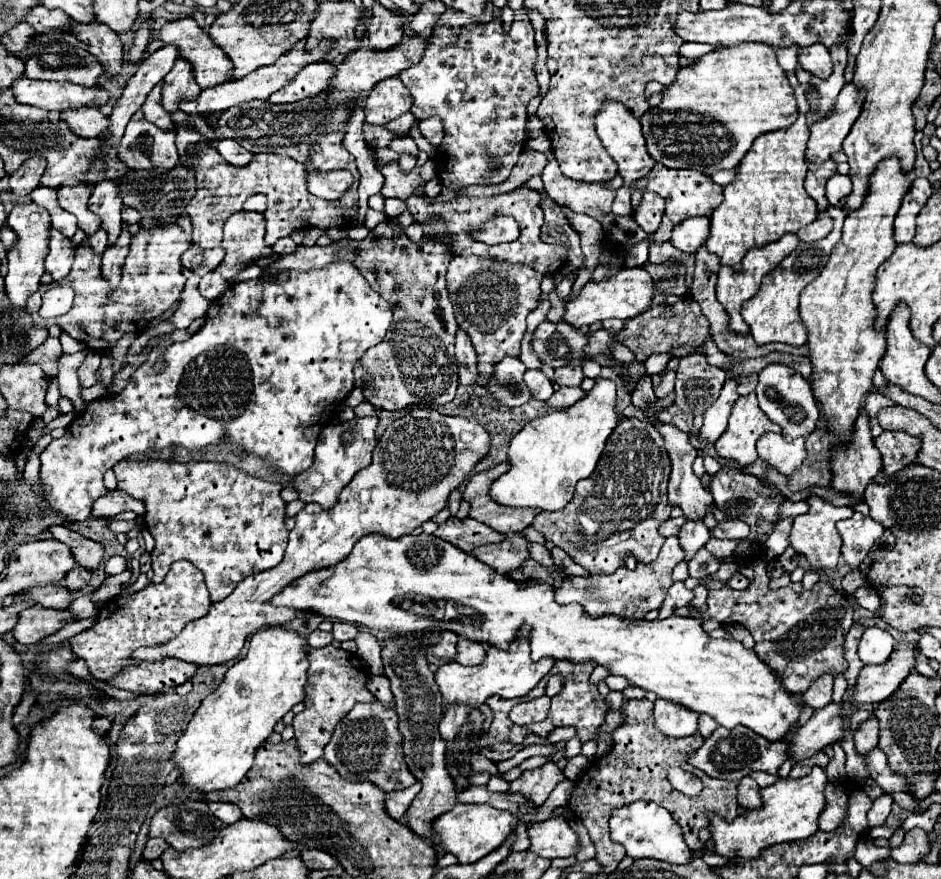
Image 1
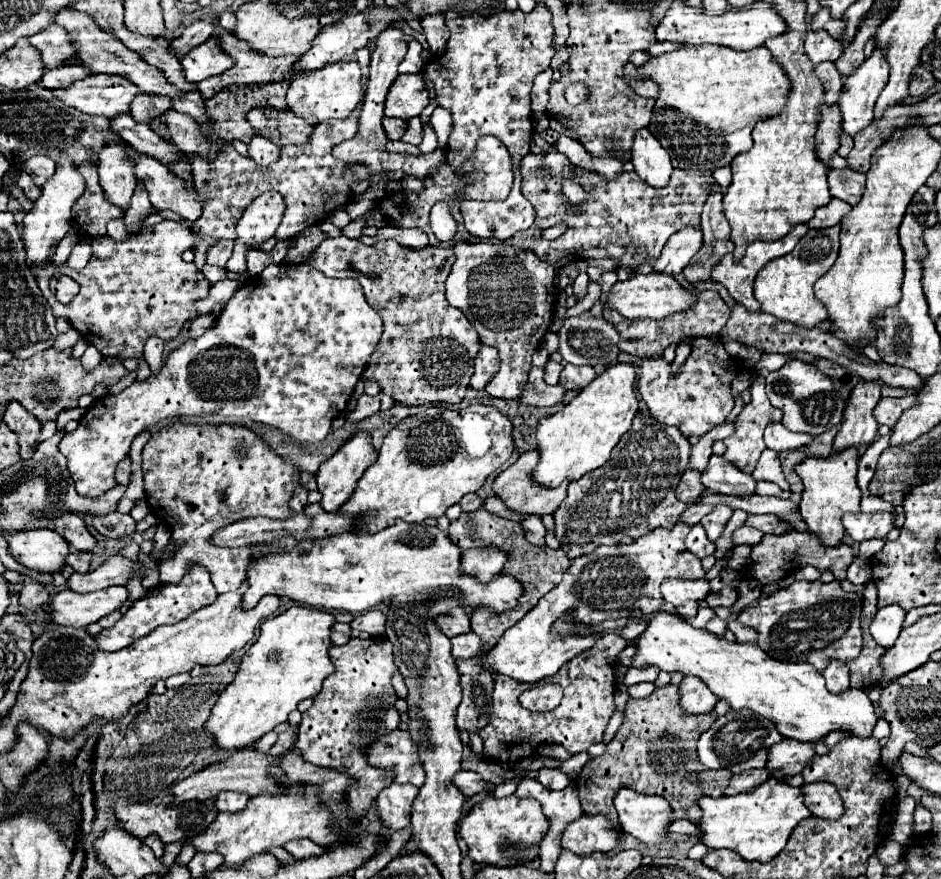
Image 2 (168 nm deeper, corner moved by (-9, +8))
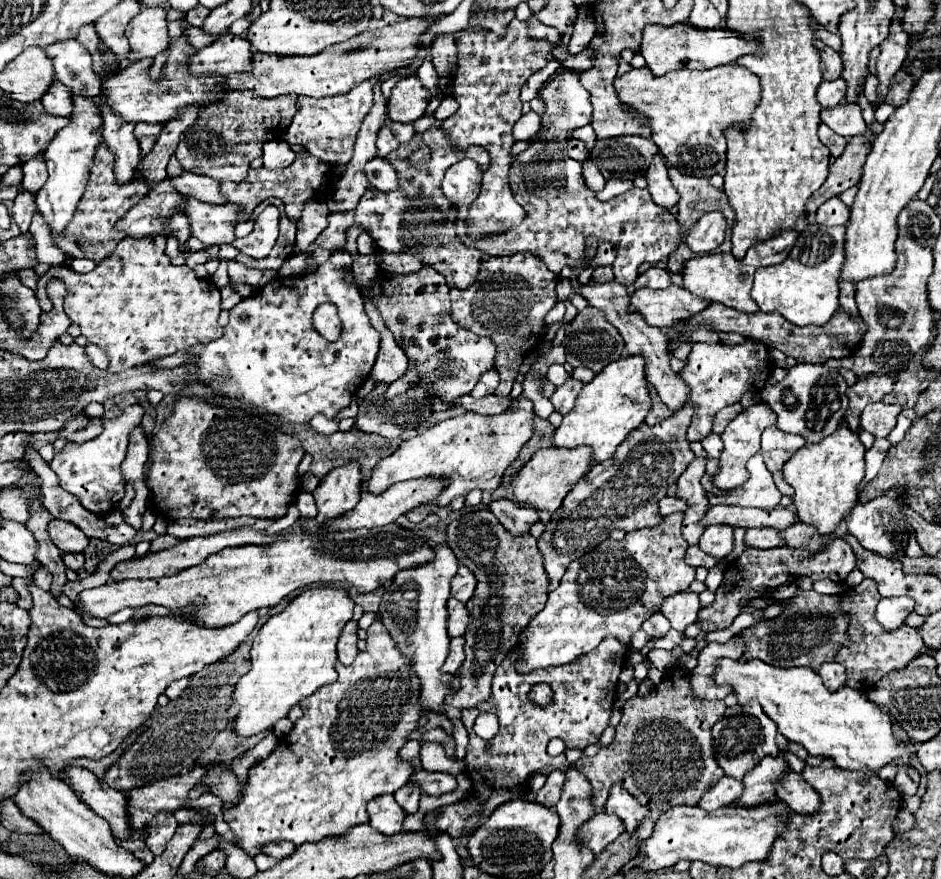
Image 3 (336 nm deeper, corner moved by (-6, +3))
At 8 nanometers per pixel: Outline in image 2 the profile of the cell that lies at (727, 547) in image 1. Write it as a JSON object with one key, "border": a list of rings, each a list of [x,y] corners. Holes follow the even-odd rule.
{"border":[[[741,526],[739,530],[735,530],[733,534],[733,544],[749,544],[749,546],[755,546],[761,542],[765,534],[761,530],[755,530],[751,526]]]}

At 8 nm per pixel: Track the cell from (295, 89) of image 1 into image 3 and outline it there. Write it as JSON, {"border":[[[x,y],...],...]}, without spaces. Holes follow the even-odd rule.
{"border":[[[362,81],[356,87],[352,87],[348,93],[326,97],[326,99],[312,99],[312,97],[298,95],[296,105],[298,105],[298,111],[290,127],[286,129],[284,139],[290,145],[306,147],[314,157],[326,163],[344,165],[352,157],[352,143],[356,139],[356,131],[360,129],[364,115],[372,107],[372,83]]]}

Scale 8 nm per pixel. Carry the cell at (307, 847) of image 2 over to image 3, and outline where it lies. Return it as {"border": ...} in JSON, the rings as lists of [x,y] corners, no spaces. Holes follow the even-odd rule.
{"border":[[[270,843],[270,845],[264,849],[264,853],[276,857],[278,861],[282,861],[282,859],[290,857],[290,855],[294,853],[294,849],[296,849],[296,847],[294,847],[292,843]]]}

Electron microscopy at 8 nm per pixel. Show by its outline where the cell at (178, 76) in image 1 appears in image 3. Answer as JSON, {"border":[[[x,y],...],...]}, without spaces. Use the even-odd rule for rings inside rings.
{"border":[[[222,35],[212,45],[196,51],[188,59],[190,75],[228,77],[252,69],[250,43],[244,37]]]}

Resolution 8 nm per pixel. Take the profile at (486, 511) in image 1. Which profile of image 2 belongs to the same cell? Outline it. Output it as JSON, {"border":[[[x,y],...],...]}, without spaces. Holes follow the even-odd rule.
{"border":[[[531,450],[531,452],[525,452],[519,456],[519,460],[515,464],[511,464],[507,470],[503,470],[497,480],[493,482],[493,490],[497,492],[497,496],[515,512],[519,514],[553,514],[559,504],[565,500],[567,496],[567,484],[569,482],[563,482],[563,486],[559,488],[545,488],[545,486],[539,486],[537,482],[531,482],[531,470],[535,470],[539,462],[539,452],[537,450]]]}

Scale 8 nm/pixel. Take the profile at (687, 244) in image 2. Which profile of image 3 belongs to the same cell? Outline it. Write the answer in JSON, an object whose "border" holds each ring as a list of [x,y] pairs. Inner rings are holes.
{"border":[[[650,267],[646,273],[642,273],[636,279],[634,287],[650,287],[650,289],[666,289],[670,285],[670,271],[668,269],[660,269],[660,267]]]}

